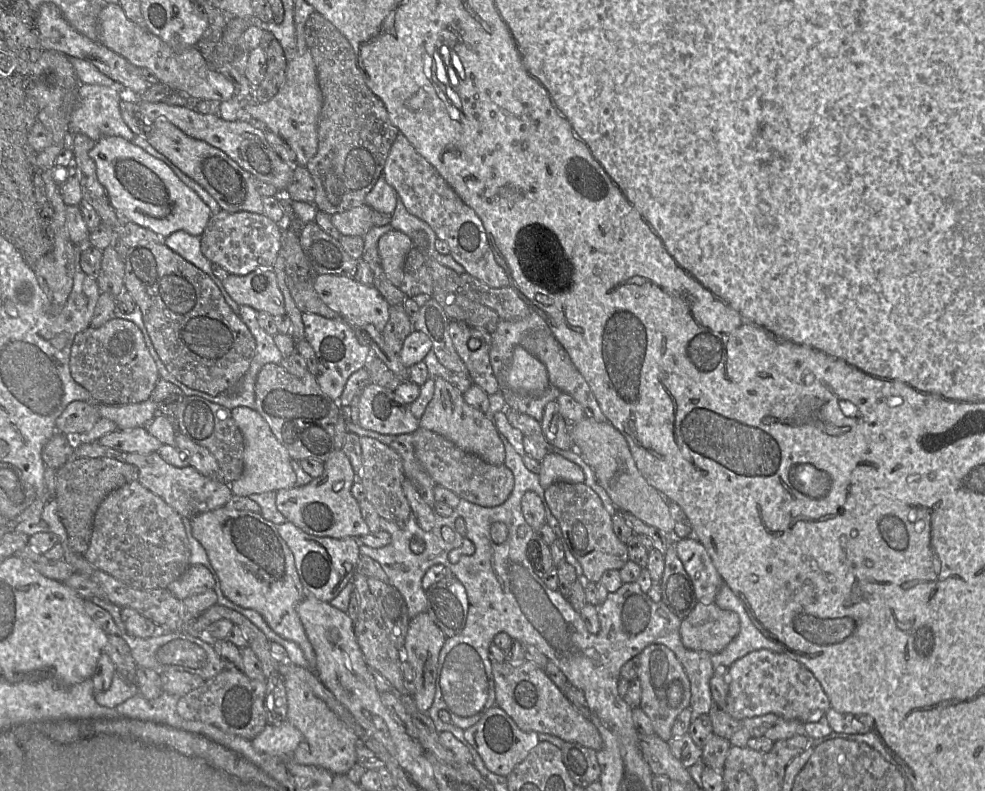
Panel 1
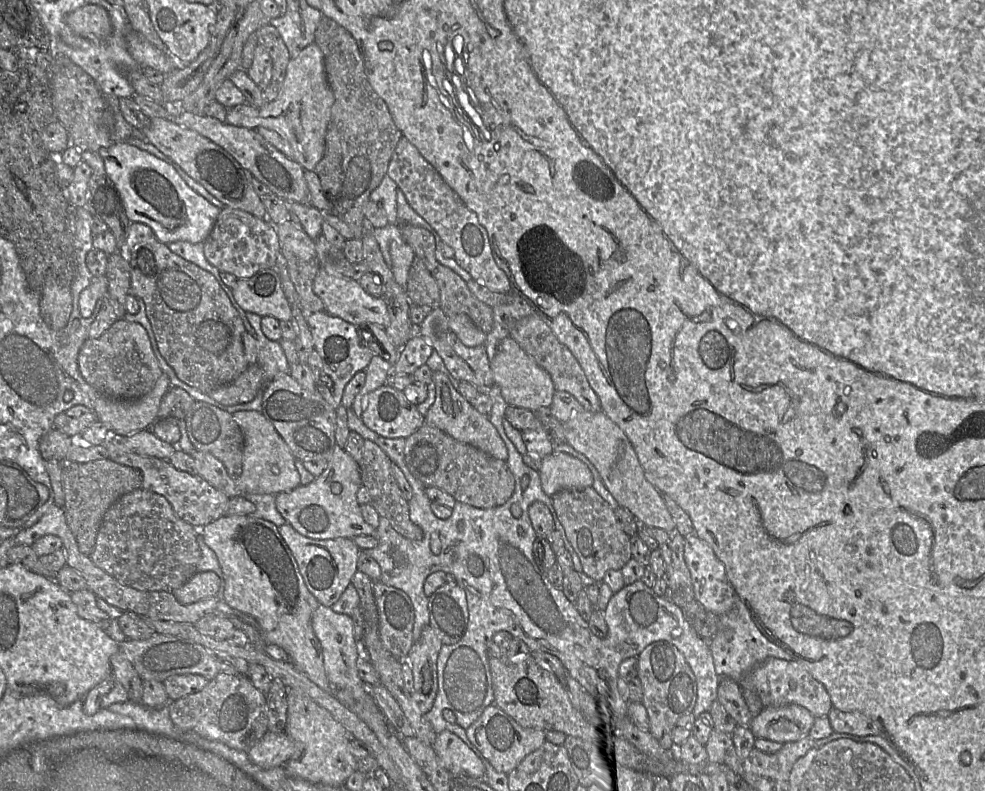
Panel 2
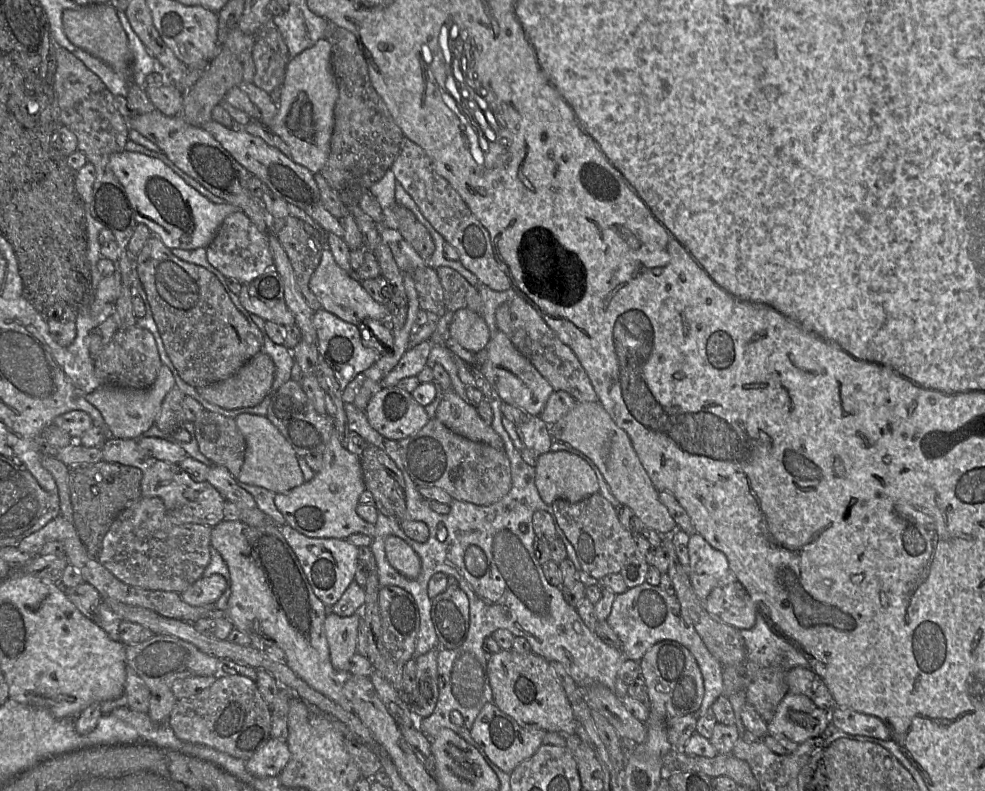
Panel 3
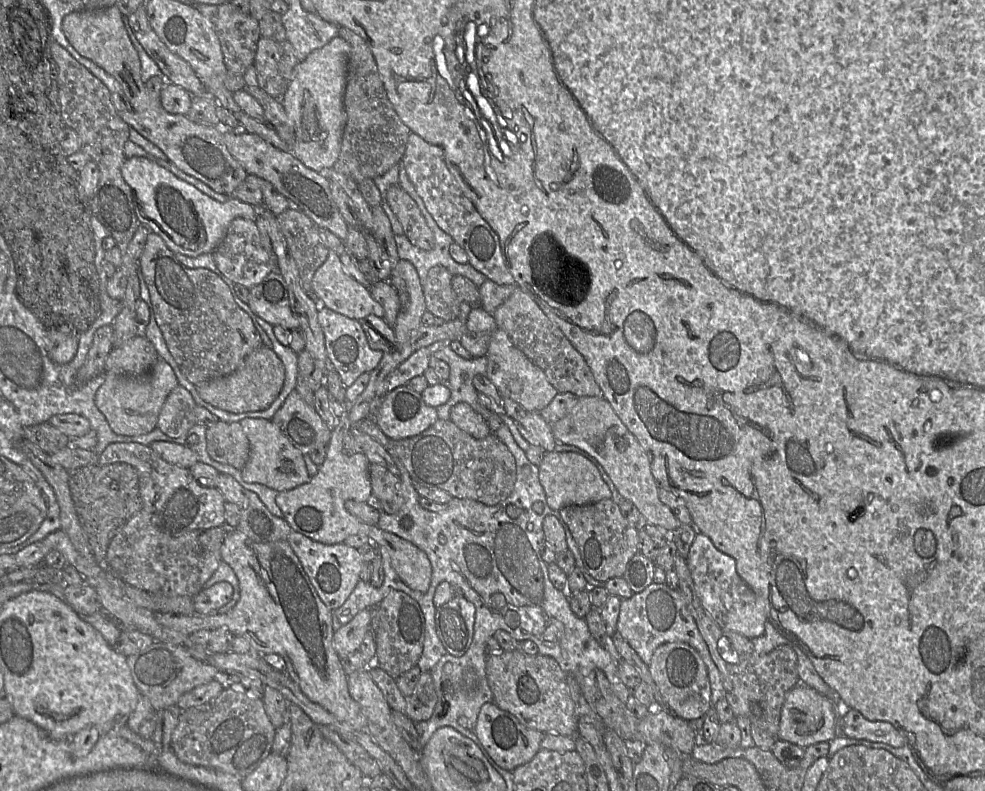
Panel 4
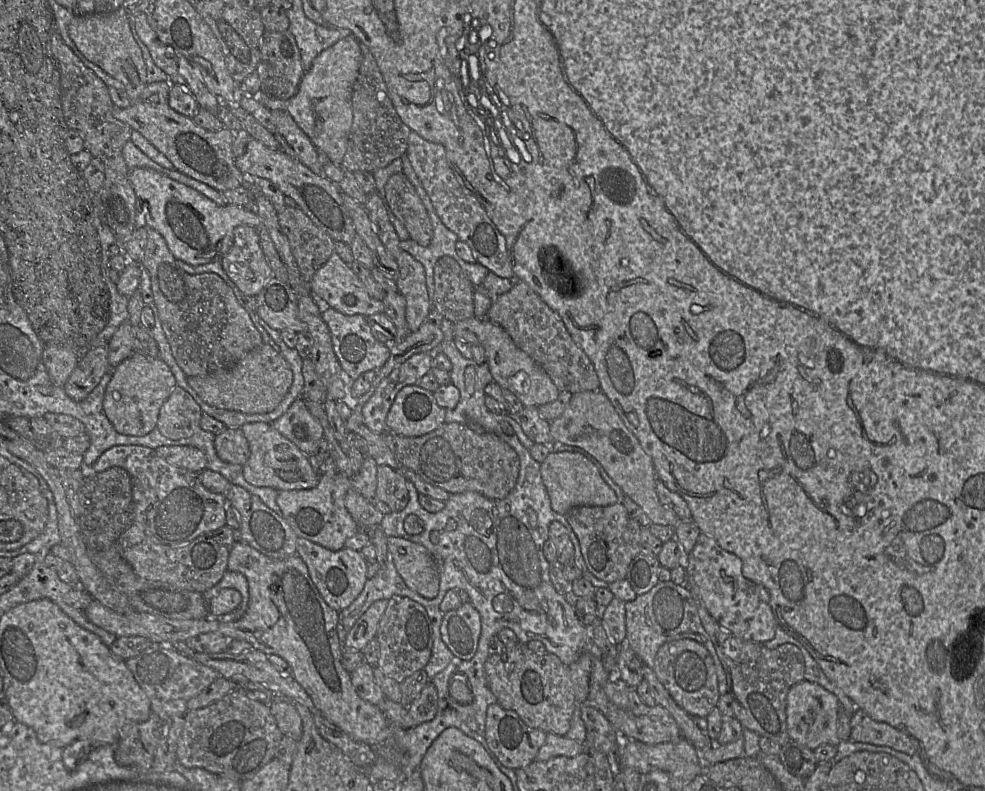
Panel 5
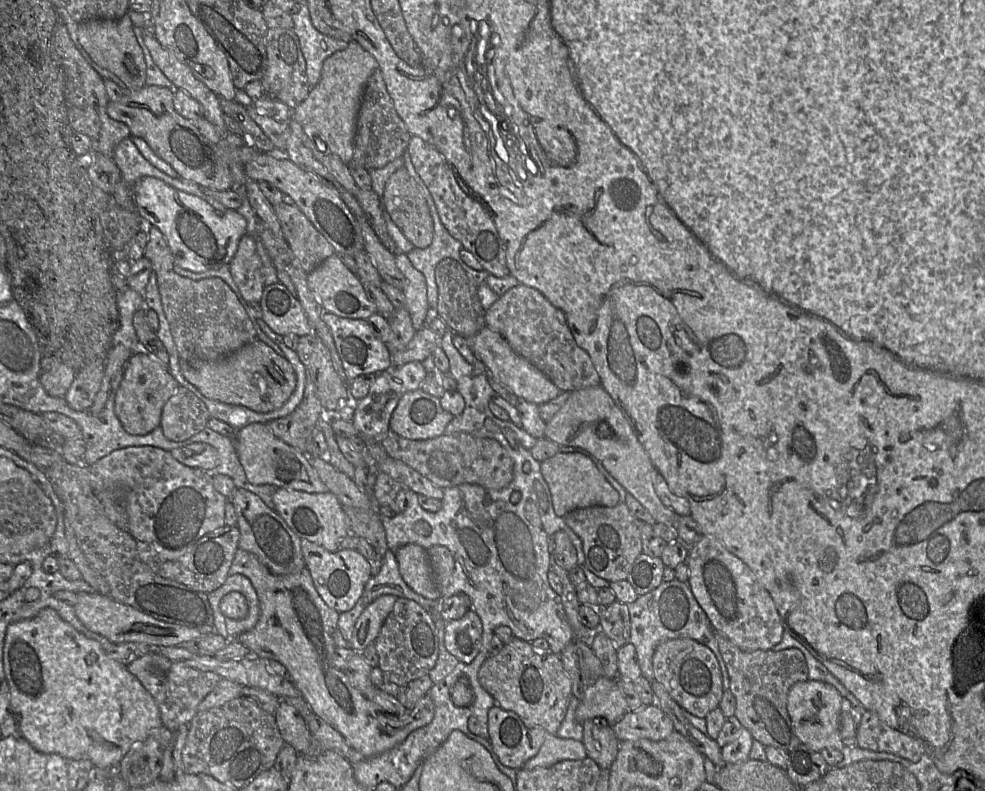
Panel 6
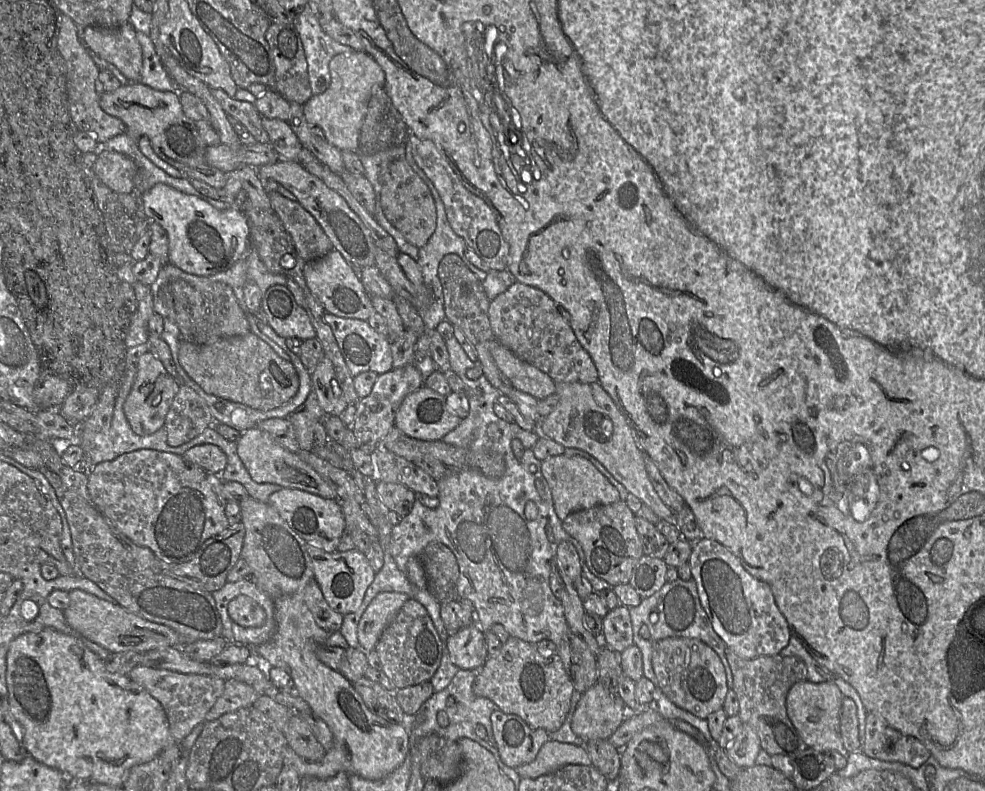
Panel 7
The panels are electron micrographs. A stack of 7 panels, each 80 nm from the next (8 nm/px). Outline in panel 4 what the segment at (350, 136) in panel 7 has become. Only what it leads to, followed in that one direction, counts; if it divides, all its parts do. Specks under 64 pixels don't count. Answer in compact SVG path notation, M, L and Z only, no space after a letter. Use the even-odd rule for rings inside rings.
M339 36L312 51L294 68L287 91L281 99L295 132L290 152L306 167L318 173L332 169L339 157L347 119L343 99L349 53L349 44Z

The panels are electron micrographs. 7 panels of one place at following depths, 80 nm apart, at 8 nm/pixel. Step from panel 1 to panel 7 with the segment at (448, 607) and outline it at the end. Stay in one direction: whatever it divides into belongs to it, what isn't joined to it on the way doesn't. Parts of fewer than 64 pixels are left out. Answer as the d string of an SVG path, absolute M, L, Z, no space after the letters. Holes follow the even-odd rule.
M476 622L449 635L447 649L460 669L480 669L488 658L485 635Z

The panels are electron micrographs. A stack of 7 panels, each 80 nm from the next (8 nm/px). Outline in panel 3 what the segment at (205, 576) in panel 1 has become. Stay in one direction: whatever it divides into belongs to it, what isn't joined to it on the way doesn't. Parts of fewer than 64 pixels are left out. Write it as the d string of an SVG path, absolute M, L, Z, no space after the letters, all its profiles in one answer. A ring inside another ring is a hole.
M213 574L201 577L184 592L180 593L181 599L190 606L203 606L215 604L226 589L223 576Z

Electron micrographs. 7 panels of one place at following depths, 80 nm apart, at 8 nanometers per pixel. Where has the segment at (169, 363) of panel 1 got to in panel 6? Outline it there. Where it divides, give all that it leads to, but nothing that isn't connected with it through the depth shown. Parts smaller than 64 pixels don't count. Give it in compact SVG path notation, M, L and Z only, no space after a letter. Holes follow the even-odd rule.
M148 226L143 257L151 262L156 275L162 308L180 360L216 361L258 339L245 308L225 281L218 277L193 280L175 271L168 243L155 226Z

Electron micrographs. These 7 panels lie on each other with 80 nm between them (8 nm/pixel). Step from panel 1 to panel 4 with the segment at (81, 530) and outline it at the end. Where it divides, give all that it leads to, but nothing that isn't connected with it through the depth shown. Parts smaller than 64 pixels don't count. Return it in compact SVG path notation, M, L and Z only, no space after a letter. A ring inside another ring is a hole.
M126 463L87 465L68 472L71 496L83 532L96 562L107 569L105 558L110 541L118 530L142 509L138 473Z

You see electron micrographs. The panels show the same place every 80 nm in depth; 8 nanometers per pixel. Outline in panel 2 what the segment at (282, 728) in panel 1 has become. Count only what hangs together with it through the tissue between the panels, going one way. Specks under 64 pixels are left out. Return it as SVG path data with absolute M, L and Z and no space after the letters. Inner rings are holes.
M268 731L248 755L254 764L270 769L285 766L293 752L294 744L286 732Z

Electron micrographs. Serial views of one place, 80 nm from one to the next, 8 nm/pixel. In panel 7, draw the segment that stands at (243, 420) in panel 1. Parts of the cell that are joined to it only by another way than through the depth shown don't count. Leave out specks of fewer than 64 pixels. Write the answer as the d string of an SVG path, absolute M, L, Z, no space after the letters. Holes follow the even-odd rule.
M257 427L247 429L242 432L236 445L237 454L254 482L277 484L282 488L298 489L326 499L338 498L336 490L319 473L302 461L296 453L280 445L269 433Z

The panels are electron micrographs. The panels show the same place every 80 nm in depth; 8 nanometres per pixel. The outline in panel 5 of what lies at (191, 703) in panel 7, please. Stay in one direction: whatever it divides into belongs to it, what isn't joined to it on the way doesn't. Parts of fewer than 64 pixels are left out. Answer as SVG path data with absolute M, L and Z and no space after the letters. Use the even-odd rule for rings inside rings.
M159 643L152 645L141 654L125 661L128 670L144 691L151 703L151 710L166 721L173 716L184 716L187 702L220 677L219 673L173 648L163 648Z

